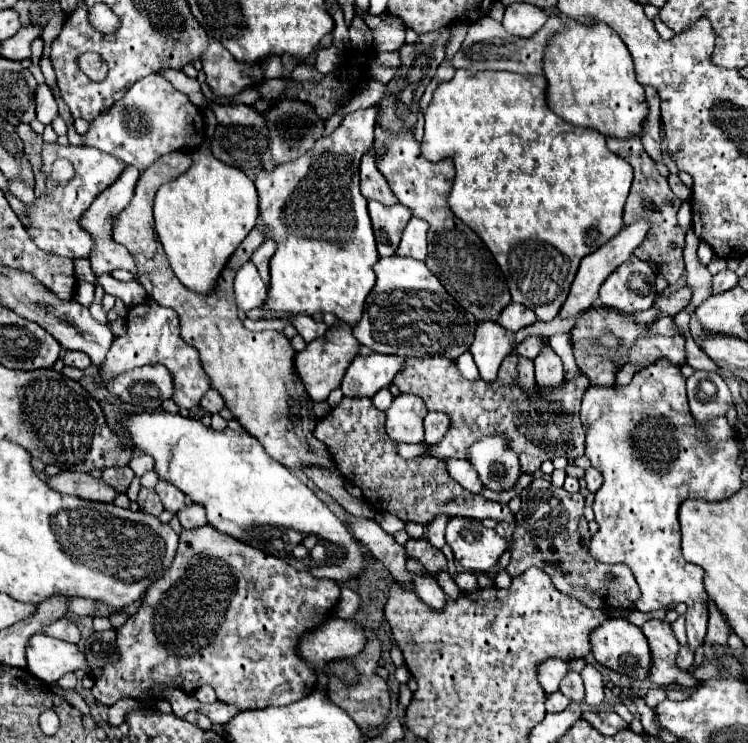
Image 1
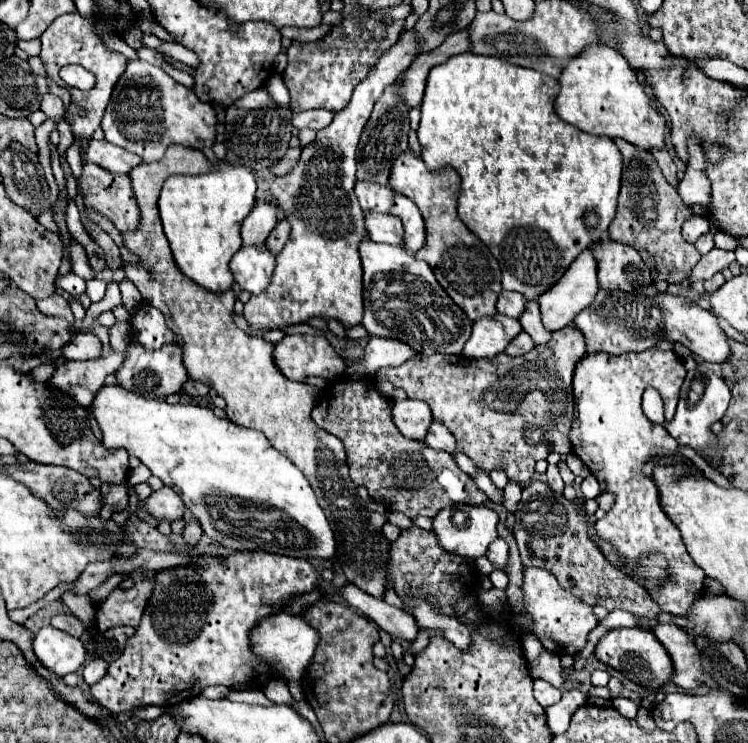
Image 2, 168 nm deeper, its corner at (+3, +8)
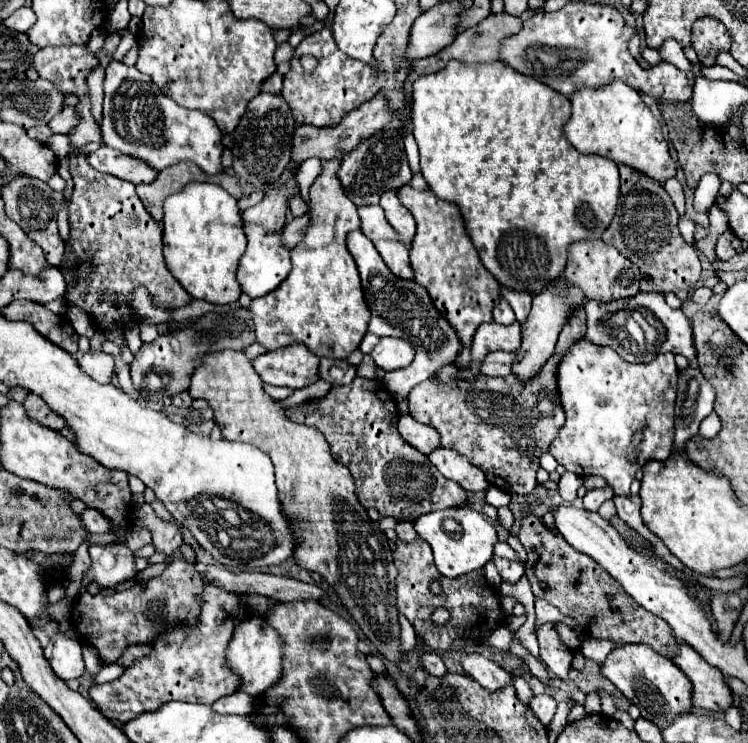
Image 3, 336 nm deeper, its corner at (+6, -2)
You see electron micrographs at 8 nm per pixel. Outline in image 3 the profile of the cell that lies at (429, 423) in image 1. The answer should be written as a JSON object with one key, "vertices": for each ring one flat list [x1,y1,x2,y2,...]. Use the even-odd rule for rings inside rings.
{"vertices":[[438,448,428,456,428,460,440,470,442,476,458,482,466,492,474,494,474,492,488,490,490,486,486,476,476,466,472,466,464,456,456,454,454,450]]}

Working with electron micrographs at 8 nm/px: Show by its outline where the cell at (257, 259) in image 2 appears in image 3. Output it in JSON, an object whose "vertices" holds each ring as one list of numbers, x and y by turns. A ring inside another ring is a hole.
{"vertices":[[244,224,244,232,248,238,248,248,240,258,238,282,250,298,258,298,272,292,286,280,286,276,290,274,290,250,282,244,282,230,268,232,258,224]]}

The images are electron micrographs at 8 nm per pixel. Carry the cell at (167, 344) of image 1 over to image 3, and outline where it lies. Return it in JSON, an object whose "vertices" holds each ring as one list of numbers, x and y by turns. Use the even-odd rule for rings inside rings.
{"vertices":[[28,394,26,396,24,408,26,408,28,416,34,422,38,422,38,424,42,424,42,426,46,426,50,430,62,430,66,426,64,420,58,414,52,414,52,410,48,410,46,402,40,396,36,396,36,394]]}

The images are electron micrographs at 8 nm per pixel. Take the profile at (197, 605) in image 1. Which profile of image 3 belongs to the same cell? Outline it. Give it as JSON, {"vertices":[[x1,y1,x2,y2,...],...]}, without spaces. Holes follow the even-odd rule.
{"vertices":[[212,584,204,588,204,604,200,624,196,628,174,626,168,628,152,646,152,656,138,660,134,666,112,682,94,684,90,698,98,710,112,722,128,722,142,712,152,712,170,700,190,704,214,704,218,698,238,690,240,680,226,668,224,650,232,638,234,628,248,616,246,598,240,594,224,592]]}

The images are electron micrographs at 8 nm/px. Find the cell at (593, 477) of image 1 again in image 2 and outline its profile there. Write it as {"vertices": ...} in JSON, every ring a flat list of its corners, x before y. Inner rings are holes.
{"vertices":[[589,474,583,482,581,482,581,494,583,498,597,498,599,496,599,482,593,474]]}

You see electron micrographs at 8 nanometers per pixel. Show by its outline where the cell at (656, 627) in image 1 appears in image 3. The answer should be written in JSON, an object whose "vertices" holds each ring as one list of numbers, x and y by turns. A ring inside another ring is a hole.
{"vertices":[[680,644,680,650,672,662,680,666,680,670,692,680,692,700,696,708,708,712,726,712,732,706,732,692,726,684,724,674,700,658,692,646]]}

